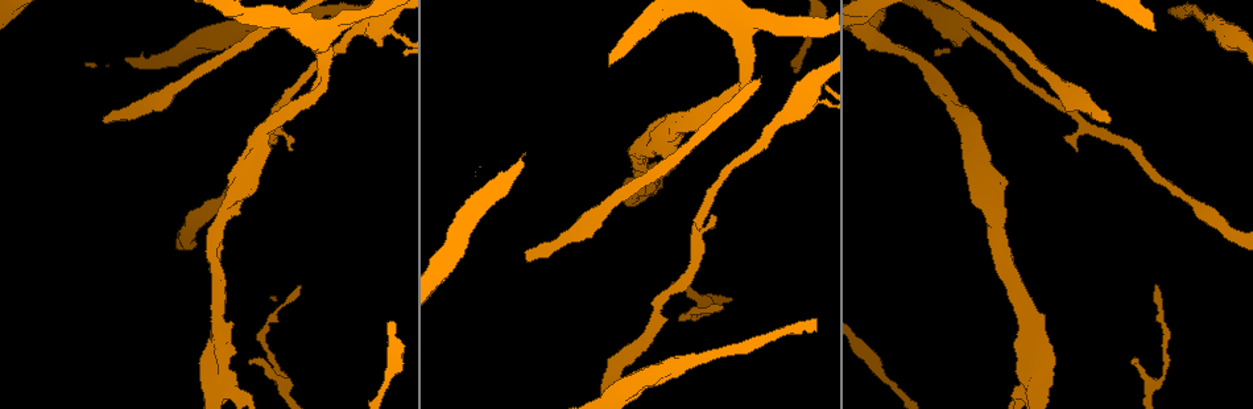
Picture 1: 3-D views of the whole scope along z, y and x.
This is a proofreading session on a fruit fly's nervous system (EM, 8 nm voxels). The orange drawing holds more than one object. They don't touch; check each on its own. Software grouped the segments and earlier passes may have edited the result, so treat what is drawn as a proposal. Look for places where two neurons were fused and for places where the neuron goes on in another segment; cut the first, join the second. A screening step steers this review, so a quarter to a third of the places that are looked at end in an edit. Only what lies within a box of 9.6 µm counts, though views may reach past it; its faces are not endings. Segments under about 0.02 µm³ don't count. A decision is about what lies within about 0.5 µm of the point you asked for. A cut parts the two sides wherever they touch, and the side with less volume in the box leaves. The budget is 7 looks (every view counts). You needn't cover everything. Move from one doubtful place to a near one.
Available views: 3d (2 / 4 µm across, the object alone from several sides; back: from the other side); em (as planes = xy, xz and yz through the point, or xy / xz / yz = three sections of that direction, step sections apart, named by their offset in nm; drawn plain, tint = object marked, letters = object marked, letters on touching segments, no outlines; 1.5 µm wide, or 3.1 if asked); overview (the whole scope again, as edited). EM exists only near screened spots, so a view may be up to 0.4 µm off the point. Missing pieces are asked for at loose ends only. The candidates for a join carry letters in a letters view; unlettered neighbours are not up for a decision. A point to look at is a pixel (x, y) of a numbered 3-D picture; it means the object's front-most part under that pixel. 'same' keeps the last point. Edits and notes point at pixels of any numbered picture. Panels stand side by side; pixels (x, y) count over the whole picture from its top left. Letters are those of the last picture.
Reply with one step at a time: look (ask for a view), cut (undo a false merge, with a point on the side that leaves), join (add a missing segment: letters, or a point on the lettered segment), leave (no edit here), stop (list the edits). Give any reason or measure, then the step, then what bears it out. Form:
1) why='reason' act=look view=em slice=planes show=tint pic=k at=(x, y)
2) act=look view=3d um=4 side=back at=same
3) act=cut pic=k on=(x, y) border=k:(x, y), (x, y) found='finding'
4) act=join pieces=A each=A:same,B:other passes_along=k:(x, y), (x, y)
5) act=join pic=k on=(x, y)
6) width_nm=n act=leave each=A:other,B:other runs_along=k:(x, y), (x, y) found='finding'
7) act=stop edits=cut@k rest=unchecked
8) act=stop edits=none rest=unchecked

why='sharp bend' act=look view=3d um=4 side=back pic=1 at=(1032, 383)

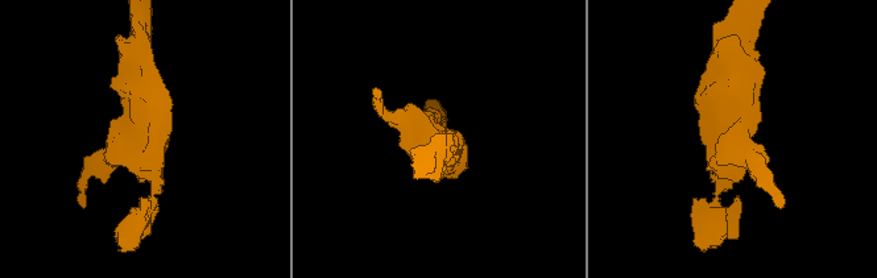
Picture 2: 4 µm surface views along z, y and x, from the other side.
act=look view=em slice=planes show=letters pic=2 at=(732, 137)

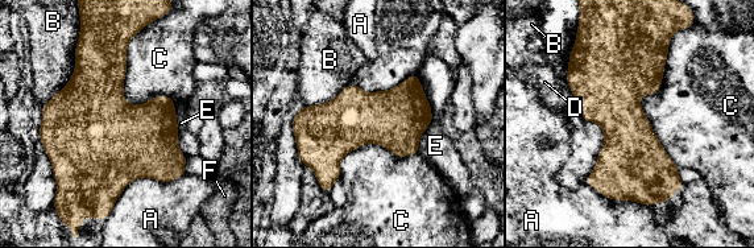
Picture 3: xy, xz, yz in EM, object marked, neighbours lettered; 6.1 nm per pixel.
act=leave each=A:other,B:other,C:other,D:other,E:other,F:other border=3:(670, 40), (638, 103), (679, 166) found='continuous, no second neuron'

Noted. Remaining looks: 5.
why='free end' act=look view=3d um=2 pic=1 at=(530, 262)

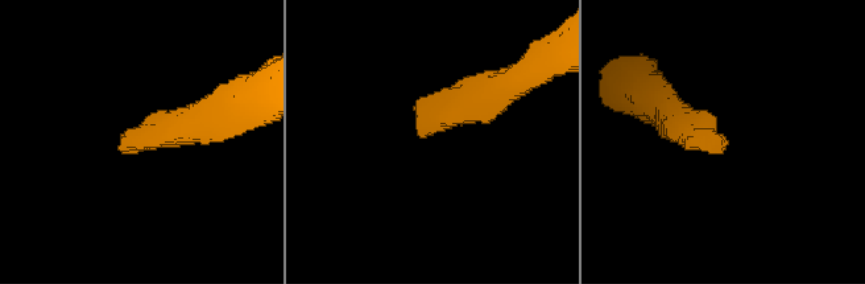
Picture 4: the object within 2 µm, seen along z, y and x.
act=look view=em slice=xz step=4 show=letters pic=4 at=(125, 138)

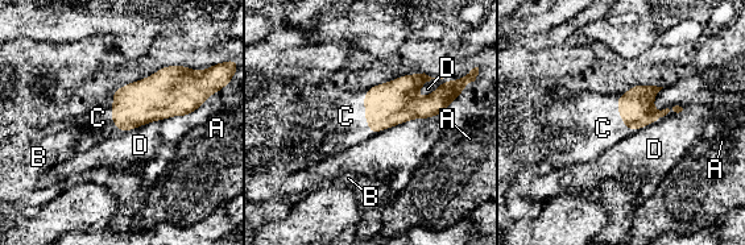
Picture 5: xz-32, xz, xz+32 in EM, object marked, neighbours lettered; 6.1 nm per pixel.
act=look view=em slice=planes show=letters at=same

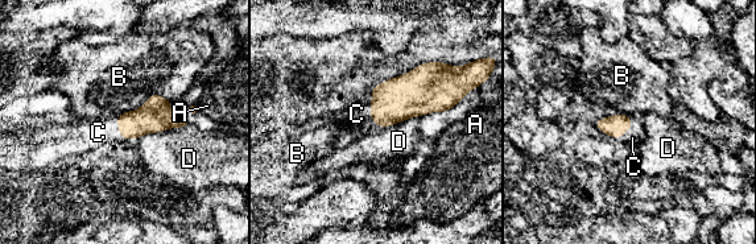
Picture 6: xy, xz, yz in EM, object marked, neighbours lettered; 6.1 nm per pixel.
act=join pieces=C each=A:other,B:other,C:same,D:other passes_along=6:(612, 125), (619, 137), (632, 137) found='the neuron continues'

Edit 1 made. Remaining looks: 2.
why='redraw' act=look view=overview

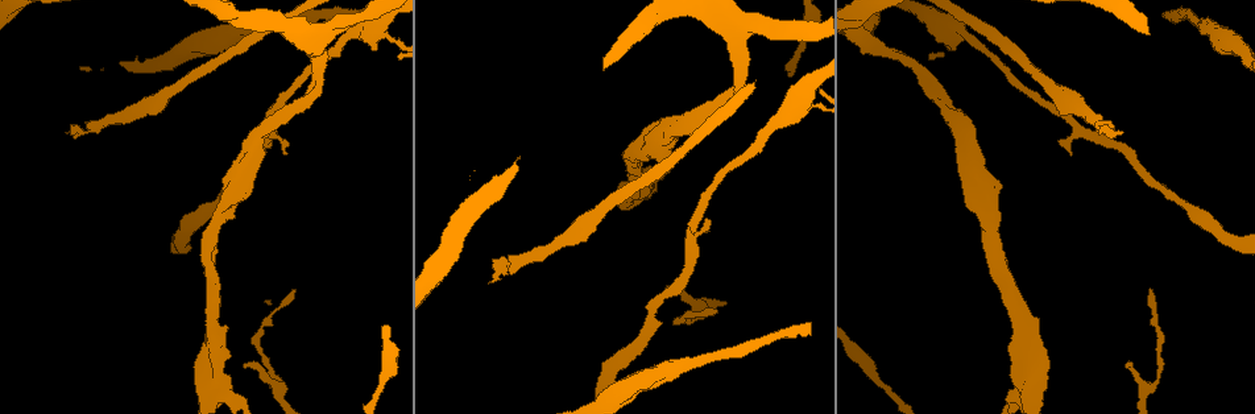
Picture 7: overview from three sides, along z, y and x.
why='four or more arms meet' act=look view=em slice=planes show=letters pic=7 at=(871, 45)

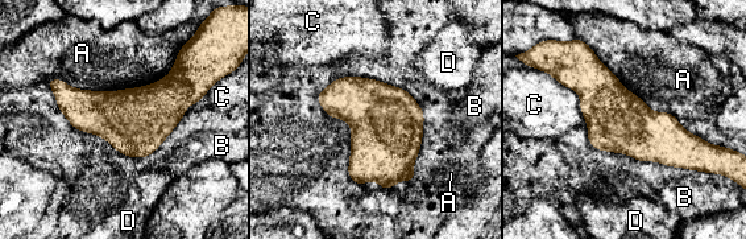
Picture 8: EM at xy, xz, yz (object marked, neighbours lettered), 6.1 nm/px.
act=leave each=A:other,B:other,C:other,D:other border=8:(179, 52), (140, 86), (45, 81) found='one neuron here'

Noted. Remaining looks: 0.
act=stop edits=join@6 rest=unchecked

